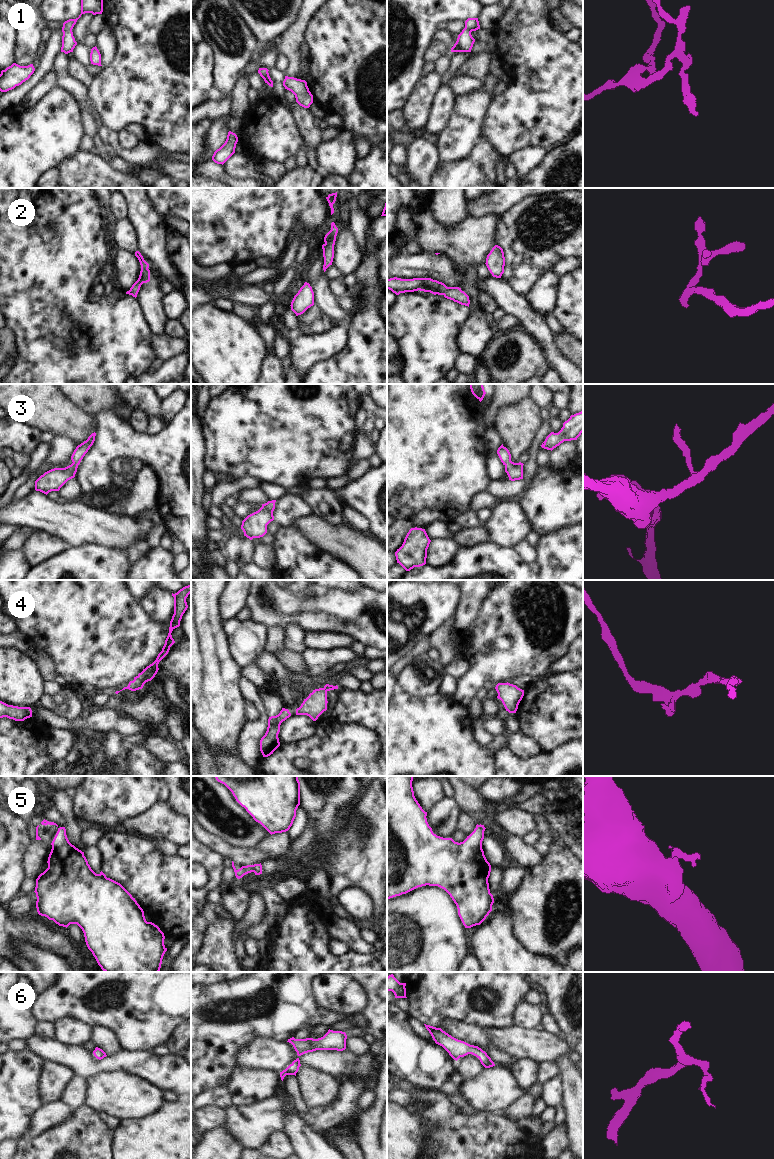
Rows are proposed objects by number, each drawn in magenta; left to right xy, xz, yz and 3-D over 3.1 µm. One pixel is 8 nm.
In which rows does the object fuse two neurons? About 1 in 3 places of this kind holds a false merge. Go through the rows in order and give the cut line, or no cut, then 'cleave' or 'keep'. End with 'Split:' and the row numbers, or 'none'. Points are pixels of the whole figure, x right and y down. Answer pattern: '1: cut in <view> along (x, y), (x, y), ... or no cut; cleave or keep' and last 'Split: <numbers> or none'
1: no cut; keep
2: no cut; keep
3: no cut; keep
4: no cut; keep
5: cut in xz along (253, 865), (254, 871); cleave
6: no cut; keep
Split: 5

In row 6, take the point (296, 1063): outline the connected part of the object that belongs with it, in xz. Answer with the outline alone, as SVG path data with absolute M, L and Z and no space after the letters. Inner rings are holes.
M297 1058L285 1070L280 1072L281 1080L283 1081L284 1077L286 1075L295 1075L296 1076L296 1073L298 1072L300 1066L301 1066L300 1060L299 1060L299 1058Z

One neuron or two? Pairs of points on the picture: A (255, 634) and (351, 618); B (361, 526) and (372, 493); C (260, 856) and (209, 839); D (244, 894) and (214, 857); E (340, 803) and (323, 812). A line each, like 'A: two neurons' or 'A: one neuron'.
A: two neurons
B: two neurons
C: one neuron
D: two neurons
E: one neuron

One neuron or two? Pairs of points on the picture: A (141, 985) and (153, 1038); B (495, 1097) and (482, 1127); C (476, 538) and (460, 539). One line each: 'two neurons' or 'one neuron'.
A: one neuron
B: two neurons
C: one neuron

